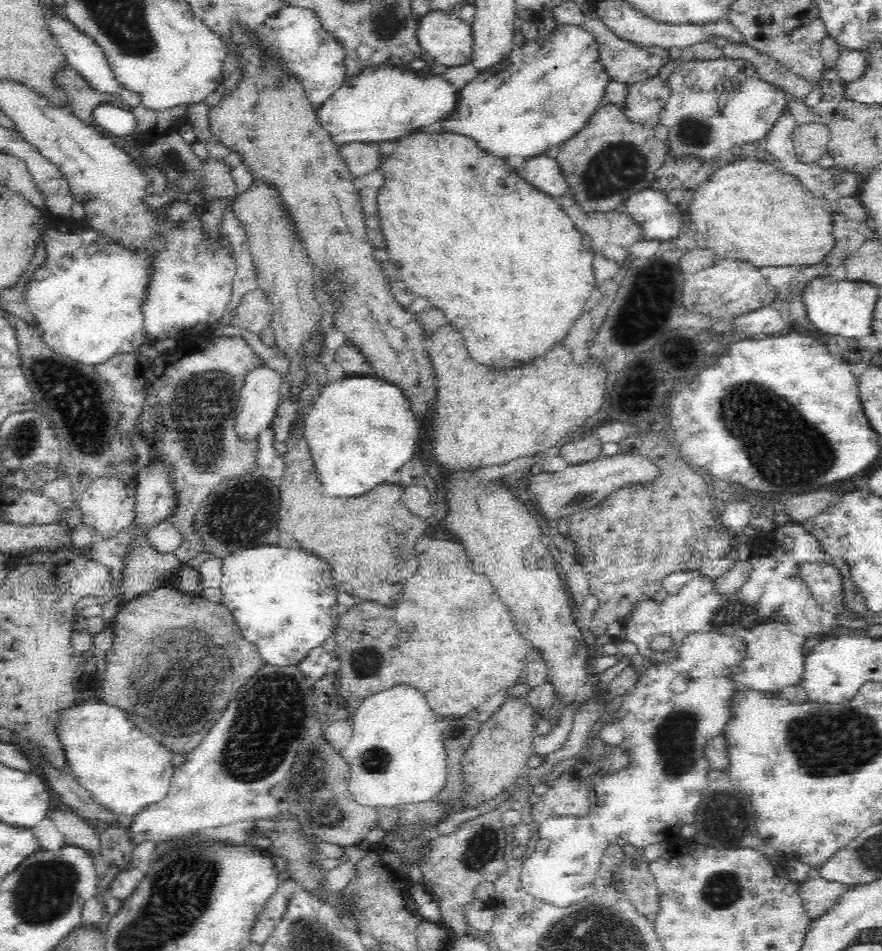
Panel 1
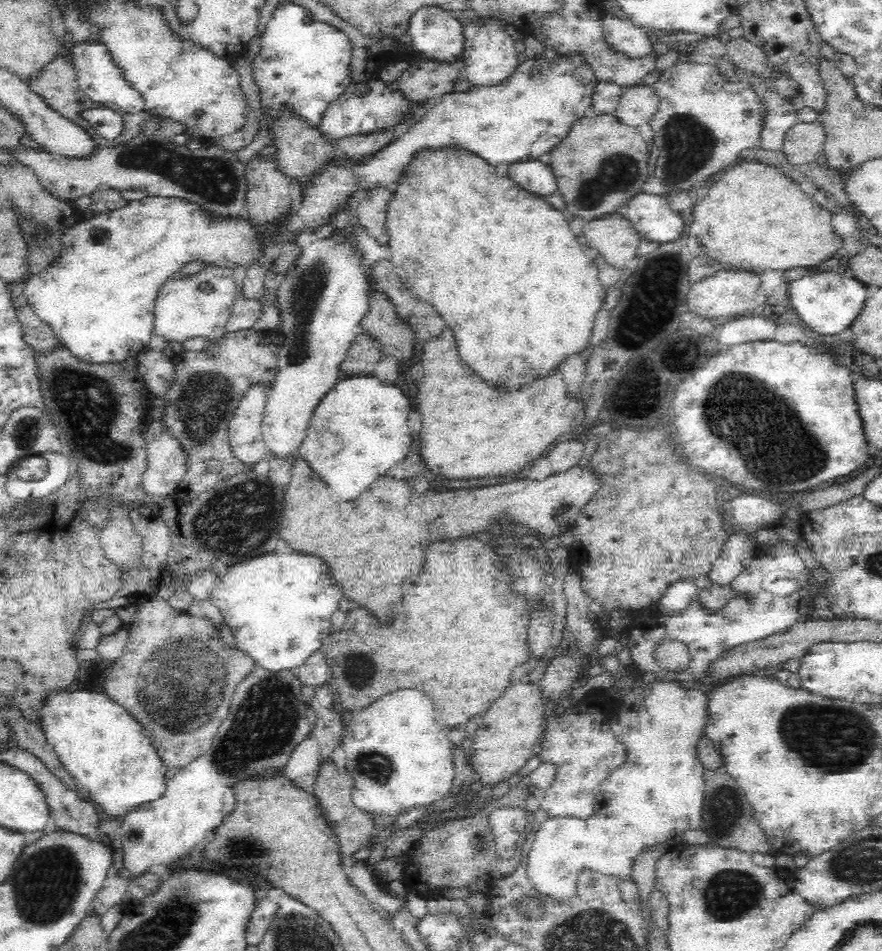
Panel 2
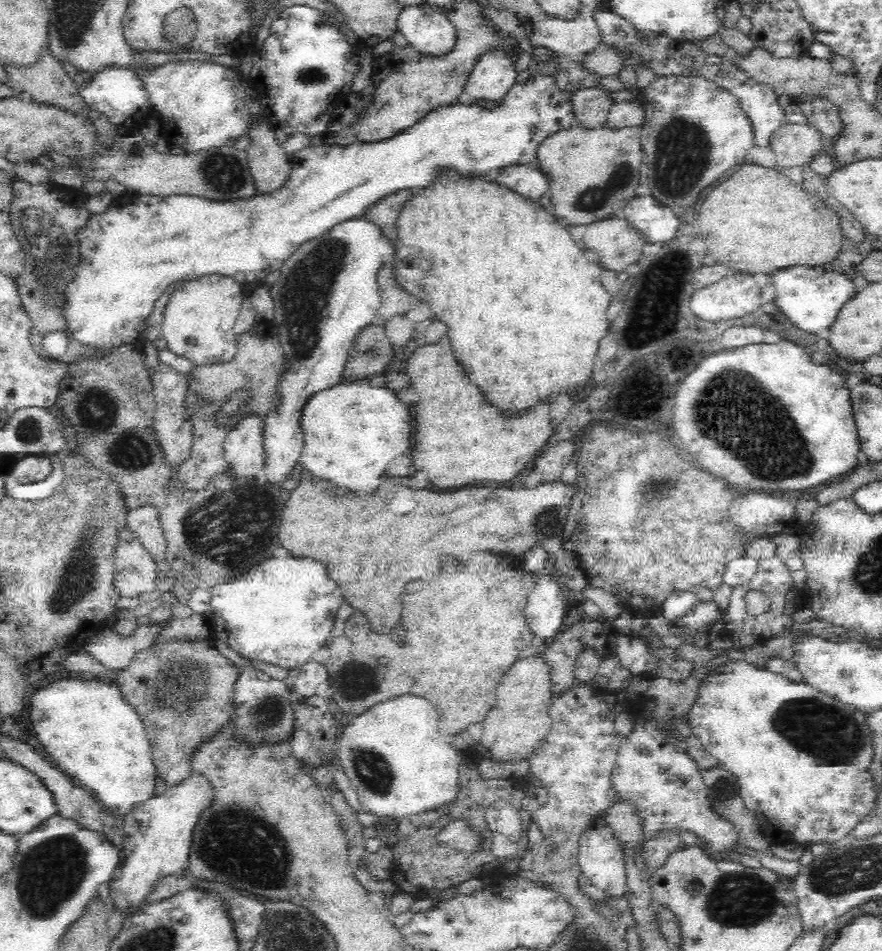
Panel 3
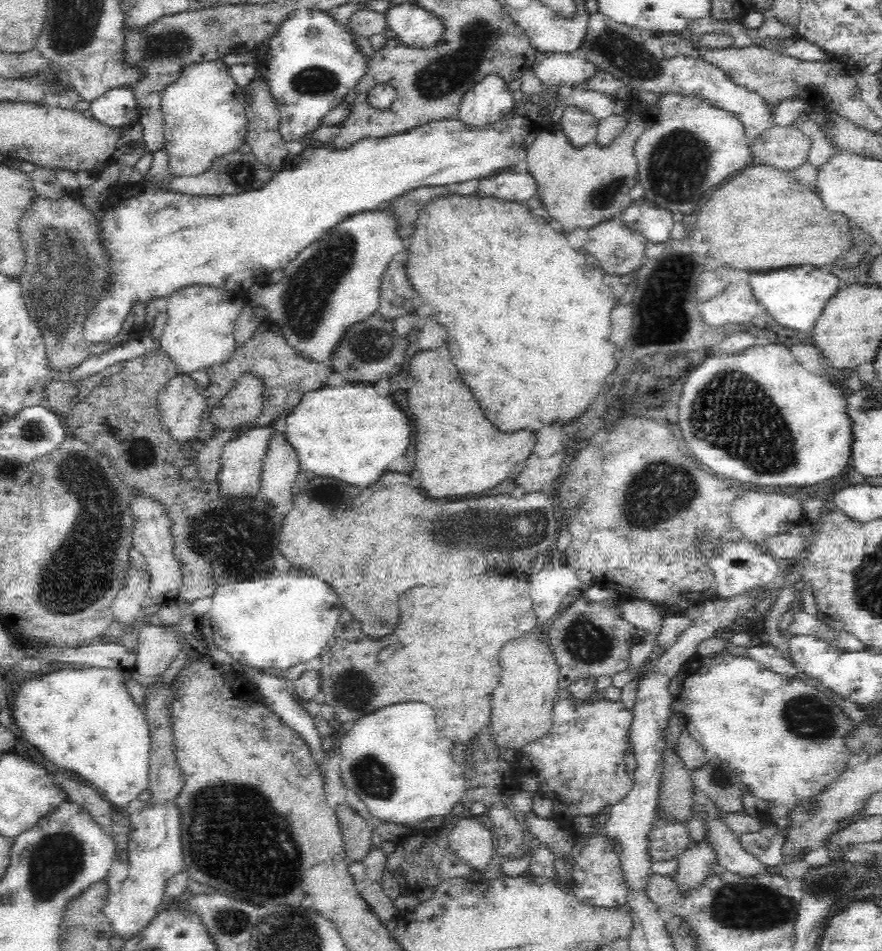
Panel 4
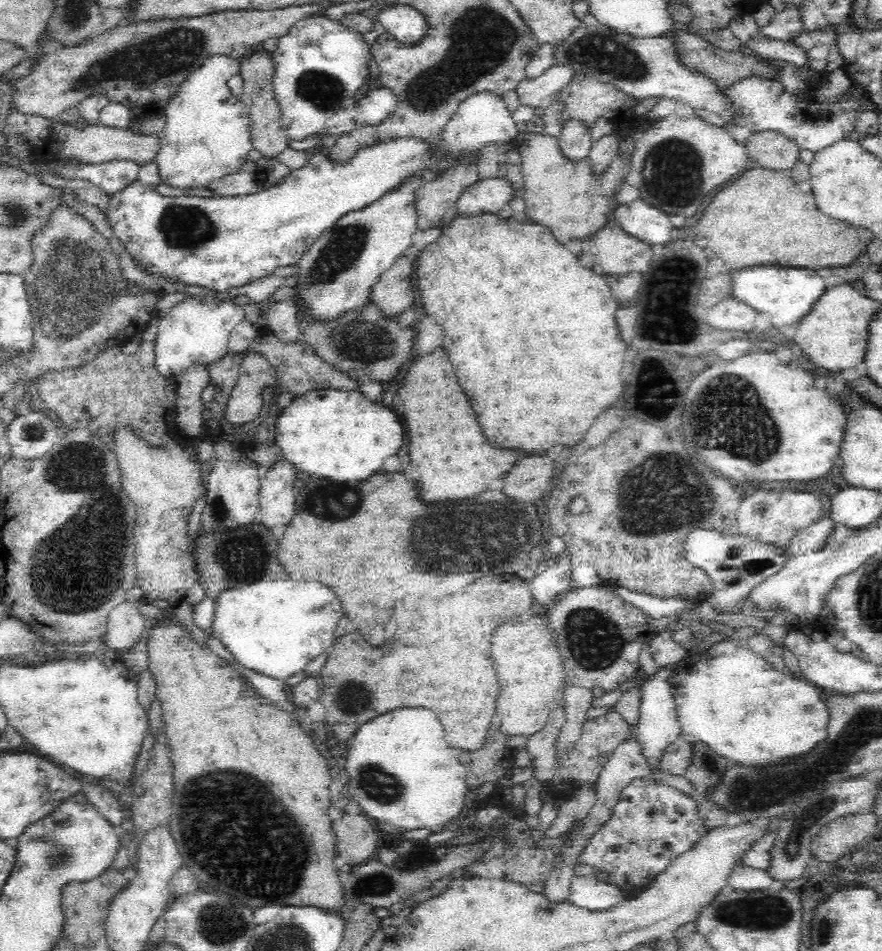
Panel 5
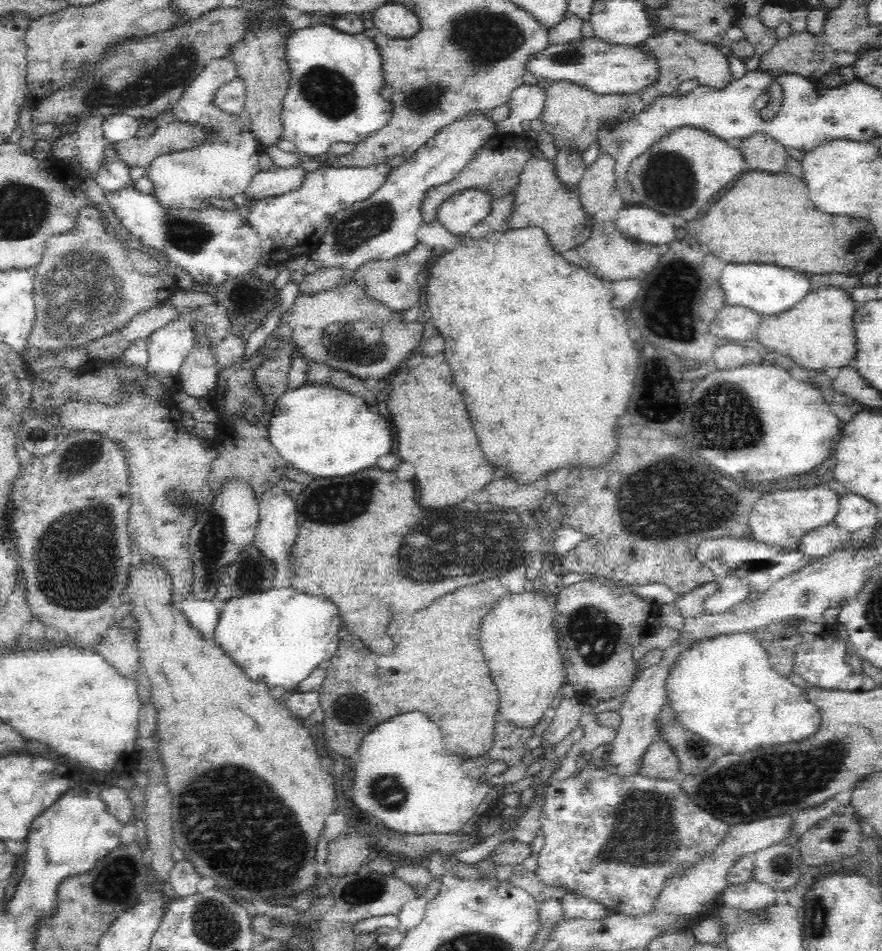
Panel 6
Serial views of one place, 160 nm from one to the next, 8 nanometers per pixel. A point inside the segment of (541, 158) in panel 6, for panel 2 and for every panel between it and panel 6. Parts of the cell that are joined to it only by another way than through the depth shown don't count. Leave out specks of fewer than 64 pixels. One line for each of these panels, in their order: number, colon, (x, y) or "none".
2: (602, 162)
3: (593, 172)
4: (579, 187)
5: (570, 198)

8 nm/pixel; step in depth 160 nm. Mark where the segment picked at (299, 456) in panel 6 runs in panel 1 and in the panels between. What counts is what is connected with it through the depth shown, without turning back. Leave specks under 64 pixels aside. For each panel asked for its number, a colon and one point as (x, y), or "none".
1: (344, 427)
2: (359, 430)
3: (352, 431)
4: (349, 432)
5: (311, 433)

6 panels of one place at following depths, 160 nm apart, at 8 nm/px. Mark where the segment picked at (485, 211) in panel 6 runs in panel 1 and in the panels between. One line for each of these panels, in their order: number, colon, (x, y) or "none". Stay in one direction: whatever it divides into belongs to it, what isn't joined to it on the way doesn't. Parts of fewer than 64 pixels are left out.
1: (544, 173)
2: (534, 176)
3: (529, 180)
4: (516, 187)
5: (490, 195)

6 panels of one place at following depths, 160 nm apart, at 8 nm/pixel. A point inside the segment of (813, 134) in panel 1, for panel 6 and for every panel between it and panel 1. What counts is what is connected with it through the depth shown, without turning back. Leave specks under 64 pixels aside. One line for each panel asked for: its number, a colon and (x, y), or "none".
2: (804, 142)
3: (795, 145)
4: (786, 148)
5: (772, 150)
6: (762, 152)

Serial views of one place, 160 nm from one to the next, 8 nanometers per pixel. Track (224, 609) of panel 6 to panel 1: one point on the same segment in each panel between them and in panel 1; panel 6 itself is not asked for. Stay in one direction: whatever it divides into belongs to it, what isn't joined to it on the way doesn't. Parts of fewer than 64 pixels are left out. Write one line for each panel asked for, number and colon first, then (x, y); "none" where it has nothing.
1: (283, 600)
2: (278, 606)
3: (280, 612)
4: (281, 620)
5: (276, 628)

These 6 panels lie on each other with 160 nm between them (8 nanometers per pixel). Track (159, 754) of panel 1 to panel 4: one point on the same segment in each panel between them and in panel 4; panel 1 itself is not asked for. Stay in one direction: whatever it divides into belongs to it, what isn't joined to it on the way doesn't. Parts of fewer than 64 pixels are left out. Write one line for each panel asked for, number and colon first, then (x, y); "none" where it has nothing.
2: (102, 746)
3: (97, 739)
4: (85, 721)

